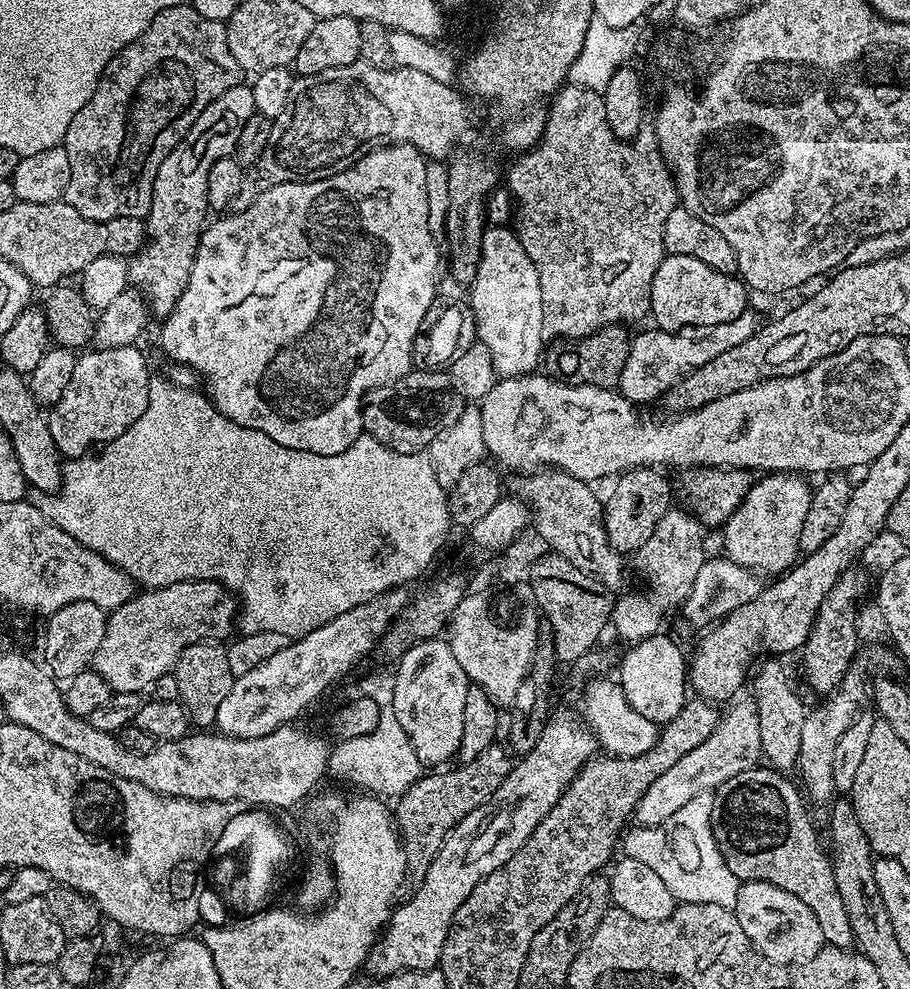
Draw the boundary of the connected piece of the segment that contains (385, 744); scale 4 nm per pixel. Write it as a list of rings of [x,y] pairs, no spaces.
[[[391,714],[381,715],[380,724],[368,736],[341,739],[337,744],[328,757],[328,772],[352,784],[368,784],[369,793],[399,798],[424,774],[424,765],[414,752],[406,732]]]

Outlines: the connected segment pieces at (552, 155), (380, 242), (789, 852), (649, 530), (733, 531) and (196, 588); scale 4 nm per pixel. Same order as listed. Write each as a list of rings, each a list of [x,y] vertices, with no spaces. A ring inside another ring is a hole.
[[[565,86],[556,93],[551,101],[548,110],[548,121],[544,127],[544,132],[540,136],[540,141],[529,148],[526,152],[521,152],[515,157],[516,161],[508,168],[508,183],[506,188],[514,201],[514,231],[516,237],[522,242],[522,250],[526,250],[526,254],[530,254],[530,262],[534,262],[534,270],[538,270],[538,286],[542,286],[542,330],[545,337],[563,338],[565,341],[581,340],[583,336],[592,336],[595,332],[601,332],[604,328],[609,328],[612,324],[623,325],[624,320],[640,320],[643,316],[649,315],[652,306],[652,283],[654,282],[654,274],[658,274],[658,266],[665,258],[664,243],[662,242],[662,230],[666,228],[666,217],[669,216],[670,210],[674,210],[678,206],[678,197],[676,194],[676,179],[672,176],[672,169],[664,163],[659,151],[652,150],[647,152],[644,148],[632,148],[631,143],[618,139],[610,130],[610,126],[606,122],[606,110],[604,109],[604,97],[599,92],[586,88],[577,88],[575,86]]]
[[[409,144],[376,146],[365,151],[351,166],[338,174],[321,180],[301,180],[299,184],[274,186],[244,212],[221,215],[224,216],[221,220],[213,219],[200,233],[194,266],[190,266],[190,282],[186,282],[182,298],[178,298],[172,313],[163,317],[161,323],[164,325],[160,328],[160,344],[169,356],[169,361],[192,369],[202,384],[205,384],[203,387],[212,405],[226,418],[230,418],[230,422],[258,430],[266,434],[266,438],[274,438],[278,446],[286,446],[290,450],[323,456],[345,452],[364,432],[364,419],[360,410],[368,393],[373,388],[380,388],[413,371],[414,338],[422,326],[426,310],[430,310],[432,301],[438,296],[436,279],[440,276],[440,268],[442,272],[442,248],[430,230],[428,221],[428,163],[425,156]]]
[[[757,766],[750,770],[742,770],[742,774],[734,774],[734,778],[726,778],[722,786],[714,789],[712,797],[714,842],[718,842],[718,850],[726,866],[730,866],[730,874],[734,874],[737,880],[770,882],[778,886],[778,890],[794,894],[794,898],[806,902],[814,918],[818,918],[818,926],[822,926],[825,945],[851,949],[854,937],[850,930],[850,918],[846,914],[846,906],[842,906],[842,898],[838,894],[838,882],[834,882],[832,860],[822,843],[821,833],[820,836],[816,833],[816,828],[808,817],[808,808],[804,805],[805,797],[801,789],[797,785],[796,789],[788,779],[785,773],[771,766]]]
[[[659,467],[629,468],[615,481],[616,493],[604,504],[604,529],[613,550],[621,554],[635,554],[654,534],[658,522],[674,506],[672,484],[663,476]]]
[[[773,472],[753,483],[736,513],[723,525],[723,555],[738,562],[738,566],[749,568],[757,574],[783,574],[797,563],[801,555],[802,522],[806,518],[806,510],[810,510],[813,493],[810,484],[808,488],[804,480],[807,479],[796,474]]]
[[[183,580],[170,586],[149,588],[141,593],[141,596],[140,593],[133,595],[122,606],[111,609],[102,646],[98,646],[98,650],[92,655],[91,667],[107,682],[113,693],[143,693],[144,688],[151,689],[158,678],[162,678],[162,674],[175,669],[178,658],[187,648],[205,642],[227,641],[233,635],[234,625],[238,620],[237,597],[223,584],[213,580]]]

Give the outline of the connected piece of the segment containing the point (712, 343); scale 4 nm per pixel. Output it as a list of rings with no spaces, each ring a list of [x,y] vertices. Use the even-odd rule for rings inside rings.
[[[748,309],[730,322],[717,326],[686,327],[678,332],[662,331],[650,328],[631,339],[626,363],[619,376],[617,389],[632,403],[642,406],[644,402],[656,401],[669,389],[694,369],[701,368],[724,354],[733,346],[746,342],[760,327],[760,321],[753,309]]]

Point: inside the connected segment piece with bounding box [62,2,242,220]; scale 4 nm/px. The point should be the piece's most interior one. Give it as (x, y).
(147, 97)

